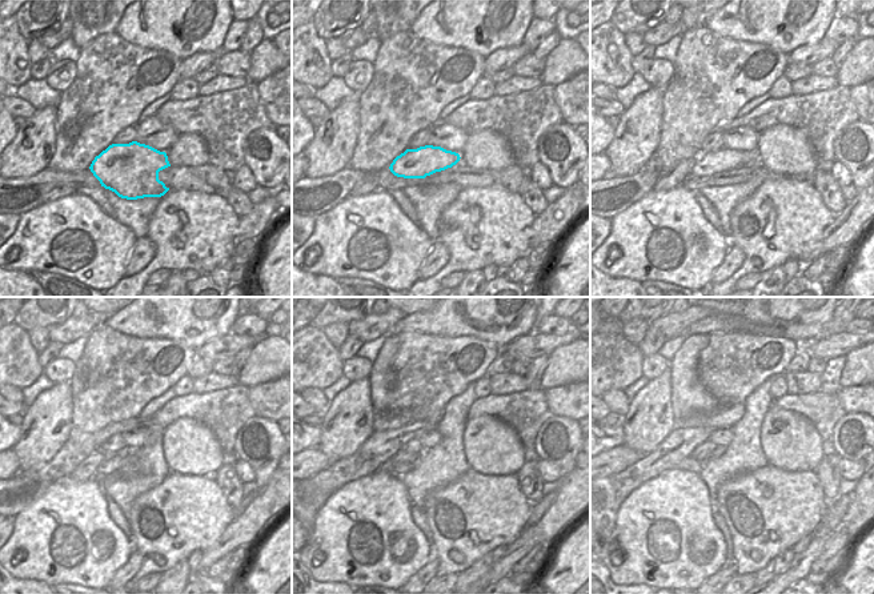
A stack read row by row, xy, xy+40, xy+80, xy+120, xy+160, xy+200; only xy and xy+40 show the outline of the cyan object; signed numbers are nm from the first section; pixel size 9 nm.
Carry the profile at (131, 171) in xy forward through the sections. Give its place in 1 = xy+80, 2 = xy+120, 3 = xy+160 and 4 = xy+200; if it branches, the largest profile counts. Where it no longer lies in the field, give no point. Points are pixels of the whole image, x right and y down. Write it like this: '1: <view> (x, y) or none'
1: xy+80 (708, 163)
2: xy+120 (113, 464)
3: xy+160 (400, 469)
4: xy+200 (689, 464)

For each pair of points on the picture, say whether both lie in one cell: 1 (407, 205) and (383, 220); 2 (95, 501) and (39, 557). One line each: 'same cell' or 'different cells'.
1: different cells
2: same cell

